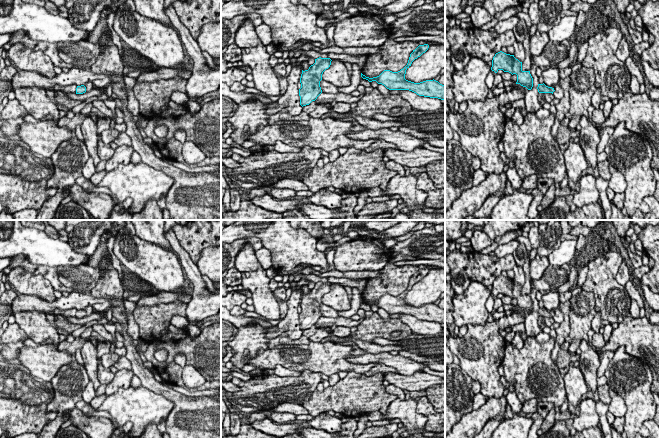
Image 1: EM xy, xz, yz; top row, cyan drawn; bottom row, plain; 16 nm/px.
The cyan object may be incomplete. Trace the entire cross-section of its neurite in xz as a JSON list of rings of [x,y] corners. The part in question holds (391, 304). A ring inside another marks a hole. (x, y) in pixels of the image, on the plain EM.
[[[428,268],[419,269],[410,278],[407,289],[398,296],[384,294],[379,300],[373,302],[366,301],[361,297],[361,301],[369,306],[376,305],[389,314],[409,314],[419,320],[445,324],[445,309],[440,308],[438,305],[433,303],[414,307],[405,303],[406,294],[411,290],[412,286],[425,277],[428,272]]]

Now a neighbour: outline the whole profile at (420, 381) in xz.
[[[417,371],[411,376],[405,376],[395,372],[386,372],[383,373],[383,377],[390,384],[410,392],[420,392],[432,386],[445,384],[444,378],[428,374],[424,371]]]

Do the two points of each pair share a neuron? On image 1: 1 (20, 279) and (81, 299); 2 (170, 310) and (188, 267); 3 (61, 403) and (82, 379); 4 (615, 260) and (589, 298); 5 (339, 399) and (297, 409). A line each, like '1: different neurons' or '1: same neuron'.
1: different neurons
2: different neurons
3: same neuron
4: different neurons
5: different neurons

